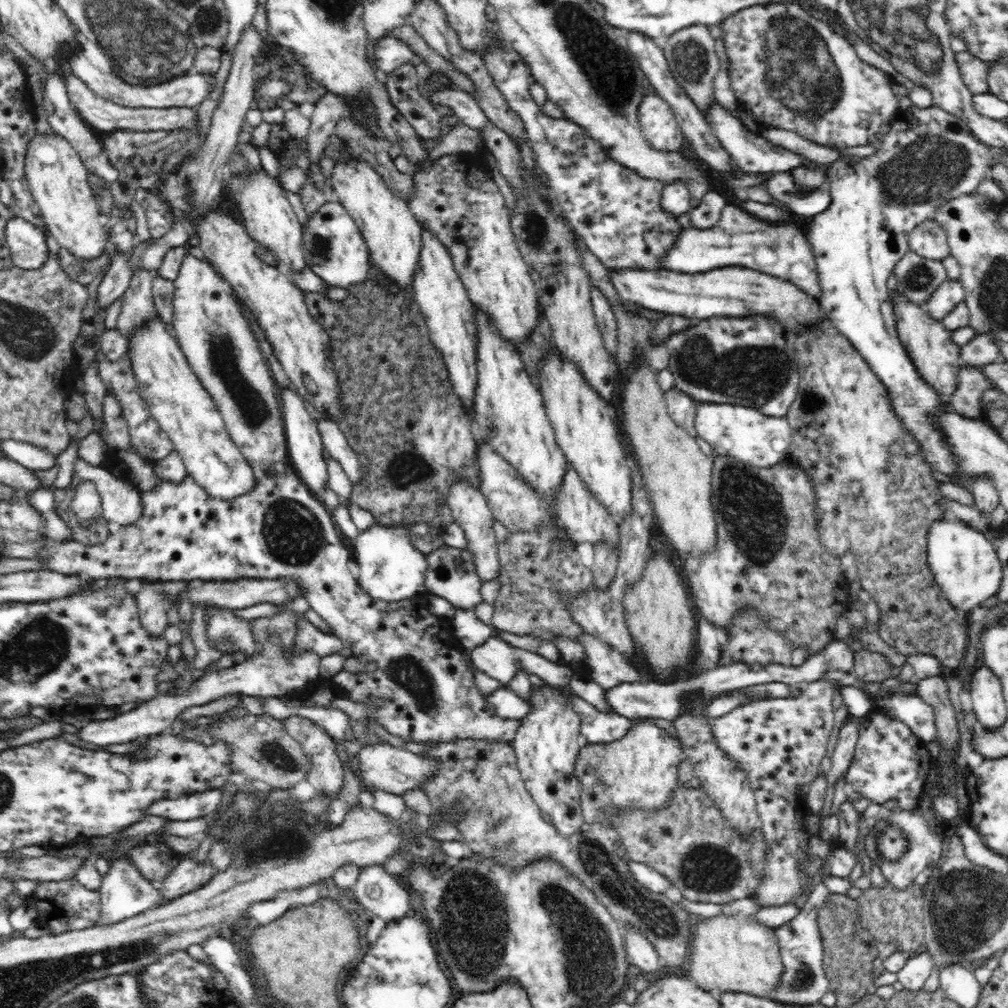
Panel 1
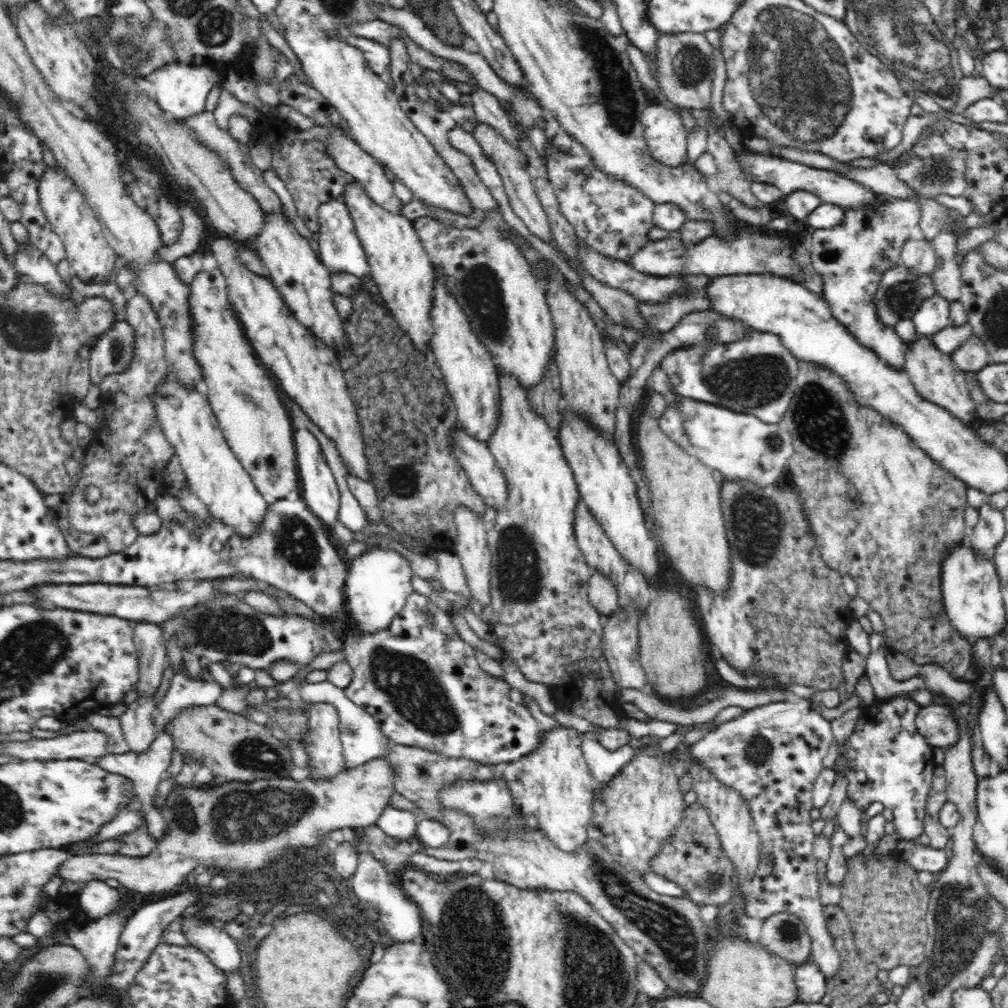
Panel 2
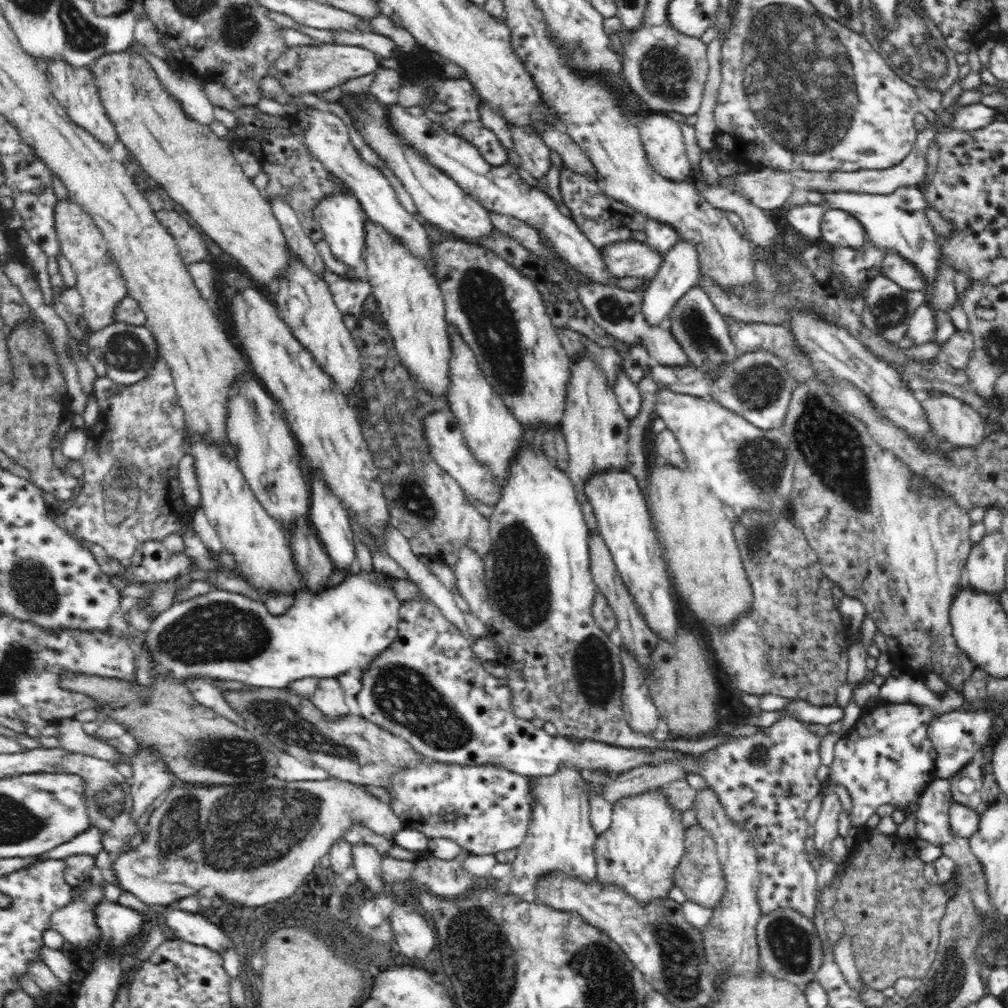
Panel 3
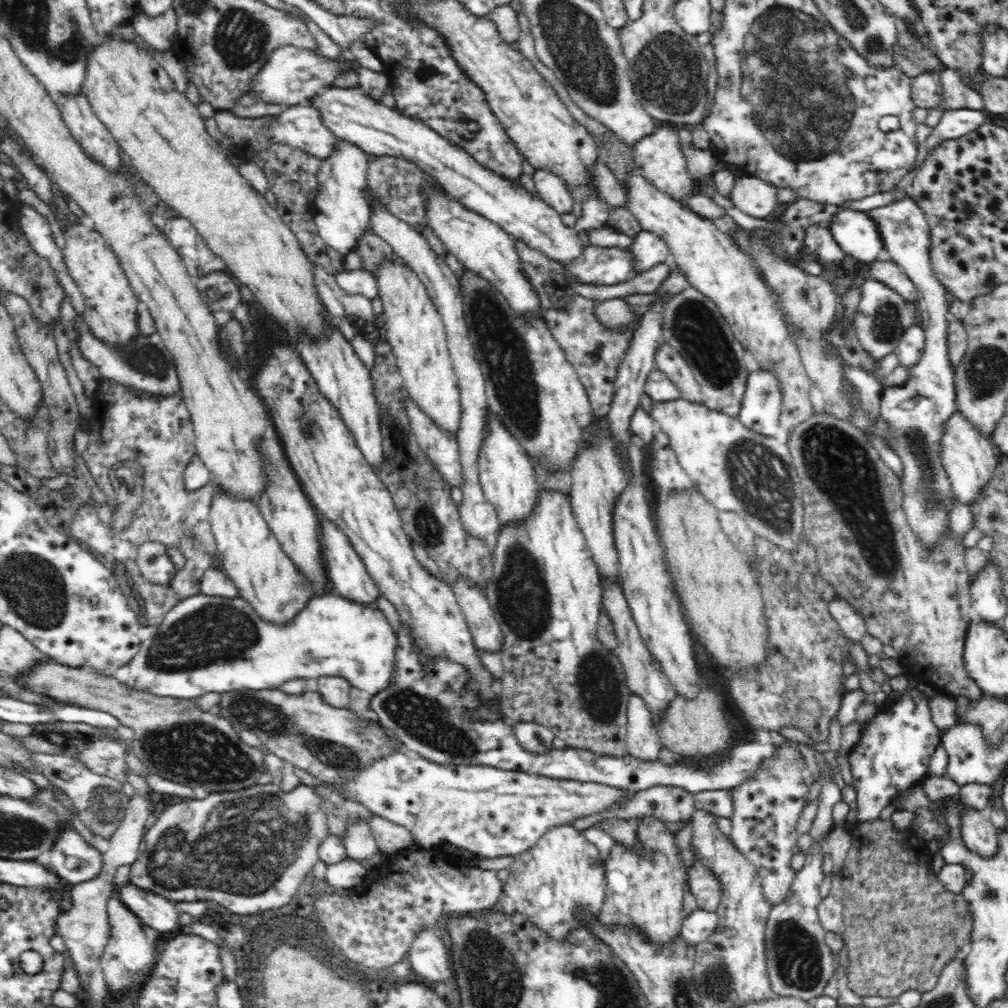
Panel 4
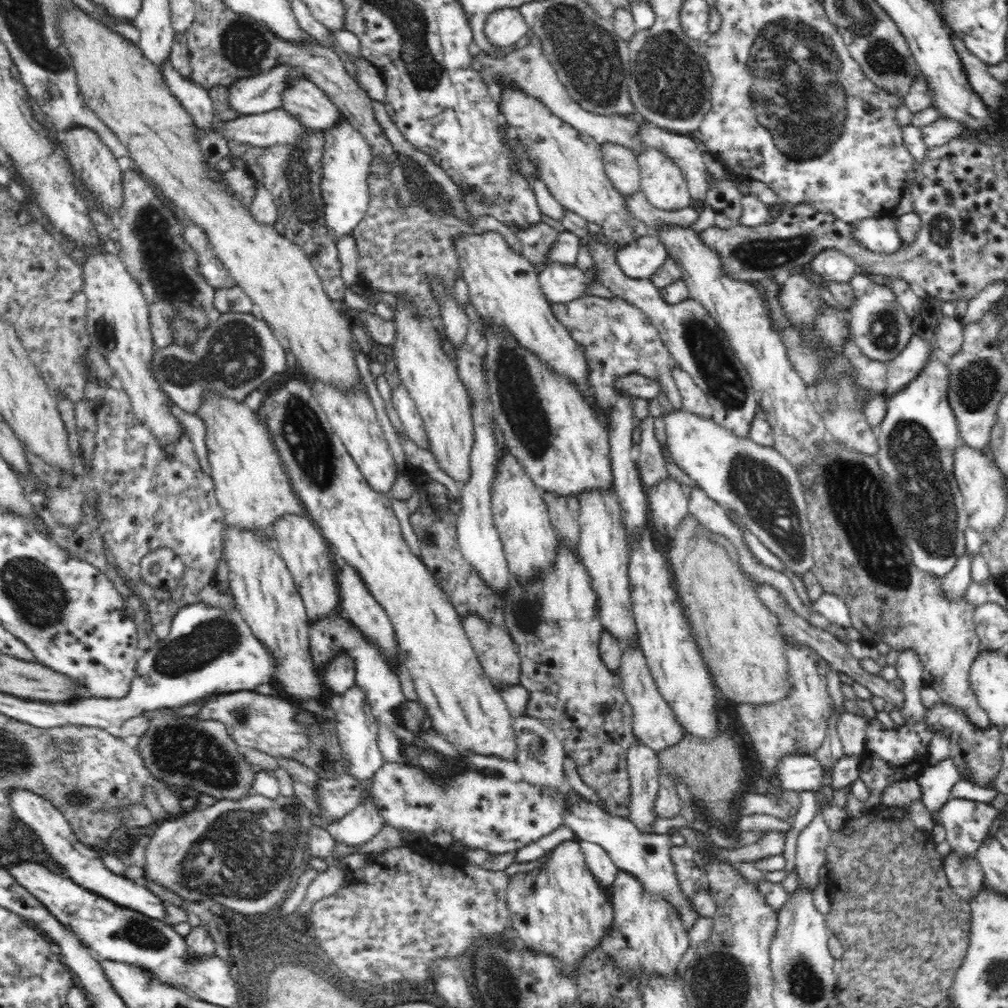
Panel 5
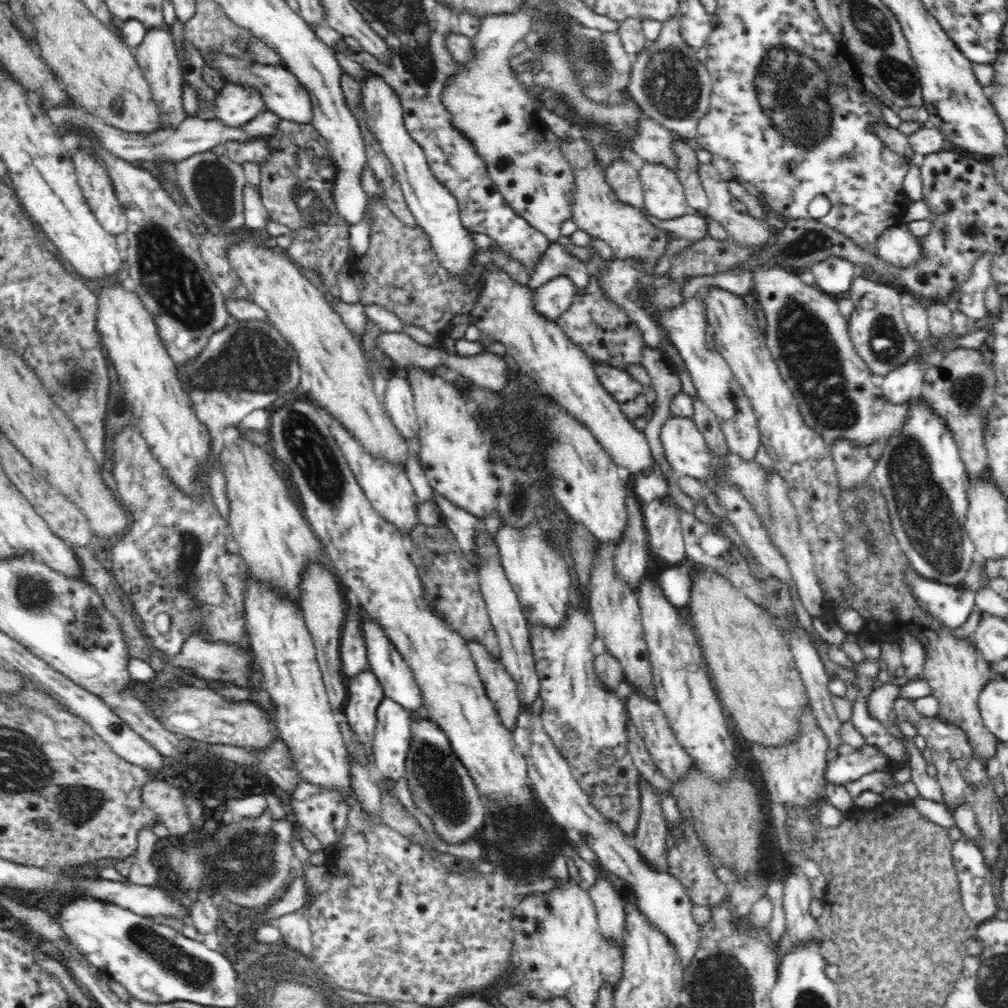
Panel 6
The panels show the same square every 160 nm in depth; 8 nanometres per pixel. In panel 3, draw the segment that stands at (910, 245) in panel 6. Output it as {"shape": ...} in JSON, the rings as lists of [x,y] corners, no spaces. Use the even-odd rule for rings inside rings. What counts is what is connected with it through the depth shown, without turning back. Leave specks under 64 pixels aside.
{"shape":[[[828,208],[821,218],[821,237],[825,245],[860,251],[867,242],[862,223],[845,210]]]}

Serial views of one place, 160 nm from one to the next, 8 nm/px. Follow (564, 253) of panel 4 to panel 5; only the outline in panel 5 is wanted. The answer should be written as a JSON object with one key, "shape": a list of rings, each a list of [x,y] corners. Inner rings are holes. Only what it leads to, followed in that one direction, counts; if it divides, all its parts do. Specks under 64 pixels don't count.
{"shape":[[[306,78],[294,79],[285,88],[281,108],[314,131],[330,129],[342,118],[331,98]],[[540,220],[536,224],[530,224],[526,228],[510,226],[517,235],[522,246],[522,255],[534,266],[542,264],[558,239],[559,233],[552,227]]]}

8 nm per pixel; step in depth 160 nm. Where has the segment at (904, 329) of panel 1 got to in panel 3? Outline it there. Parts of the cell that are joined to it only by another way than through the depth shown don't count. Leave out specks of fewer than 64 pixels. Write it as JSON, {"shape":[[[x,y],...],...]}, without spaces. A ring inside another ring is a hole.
{"shape":[[[927,394],[921,402],[931,432],[940,442],[956,449],[976,448],[986,436],[986,419],[959,398],[944,394]]]}

